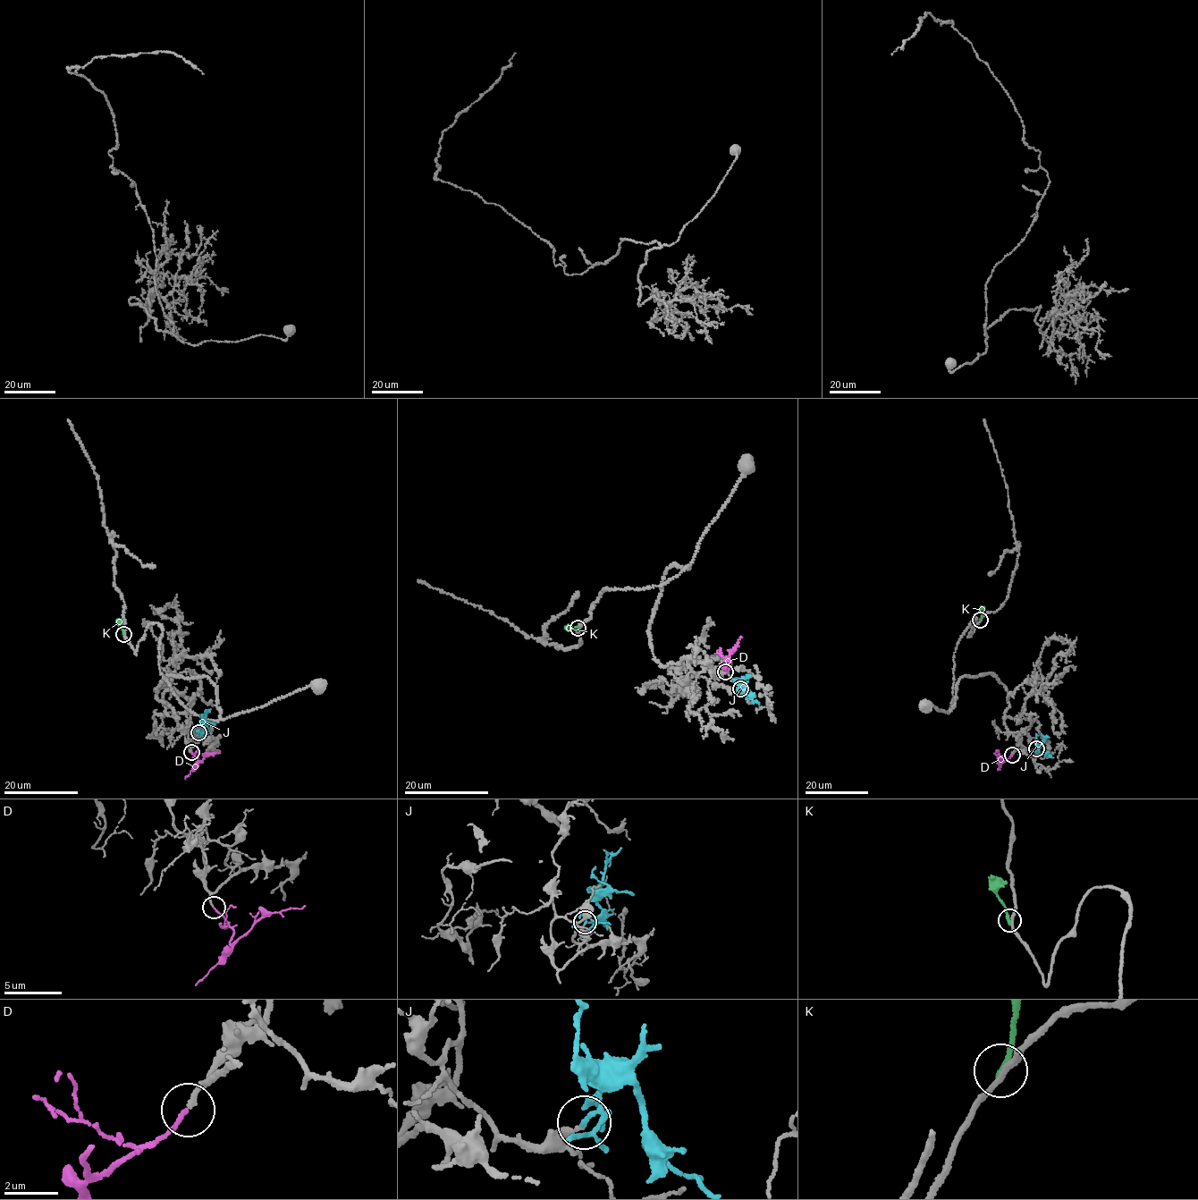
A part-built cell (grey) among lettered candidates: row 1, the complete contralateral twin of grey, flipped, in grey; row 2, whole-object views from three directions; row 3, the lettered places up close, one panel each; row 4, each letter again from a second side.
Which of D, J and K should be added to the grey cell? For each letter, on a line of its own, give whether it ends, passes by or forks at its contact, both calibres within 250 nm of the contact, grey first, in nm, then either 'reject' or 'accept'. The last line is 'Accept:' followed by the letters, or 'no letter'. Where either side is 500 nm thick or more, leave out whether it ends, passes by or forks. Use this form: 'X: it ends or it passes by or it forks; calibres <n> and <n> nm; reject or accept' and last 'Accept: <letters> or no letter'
D: it ends; calibres 180 and 150 nm; accept
J: it passes by; calibres 240 and 130 nm; reject
K: it ends; calibres 240 and 260 nm; reject
Accept: D

